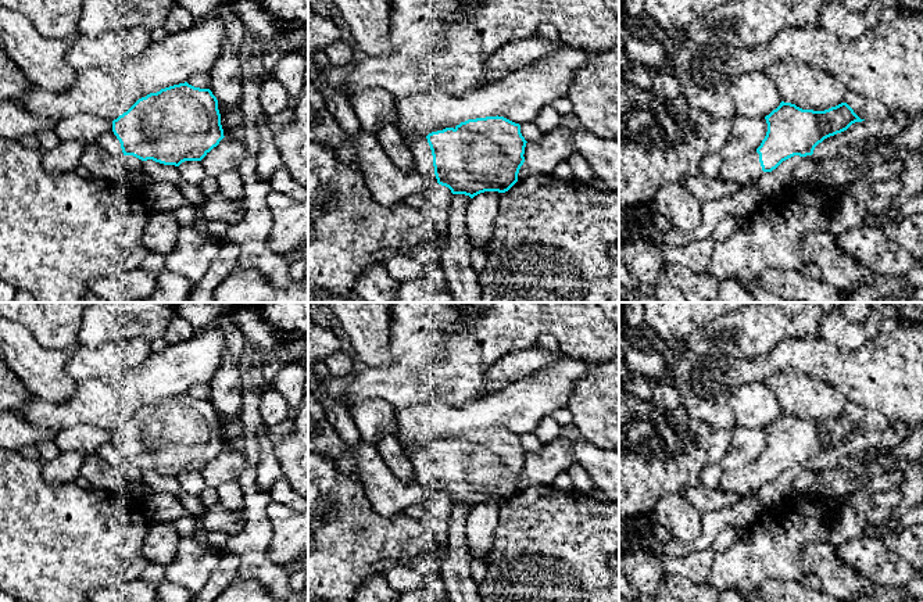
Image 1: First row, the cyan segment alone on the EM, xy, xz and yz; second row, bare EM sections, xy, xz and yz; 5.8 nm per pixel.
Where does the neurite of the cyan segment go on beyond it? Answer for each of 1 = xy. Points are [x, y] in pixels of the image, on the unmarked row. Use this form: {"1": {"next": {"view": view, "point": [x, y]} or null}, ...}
{"1": {"next": null}}

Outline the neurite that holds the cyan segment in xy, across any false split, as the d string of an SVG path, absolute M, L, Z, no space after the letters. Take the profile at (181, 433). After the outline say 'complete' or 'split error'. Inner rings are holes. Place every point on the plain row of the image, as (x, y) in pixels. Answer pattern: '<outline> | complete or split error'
M187 393L139 409L112 431L112 442L124 466L175 477L185 472L201 472L225 448L217 408L210 399L194 398Z | complete

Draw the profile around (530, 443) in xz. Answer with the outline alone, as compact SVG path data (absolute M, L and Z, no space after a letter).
M520 434L520 444L525 448L526 452L539 452L543 448L543 444L539 441L539 438L532 434Z

